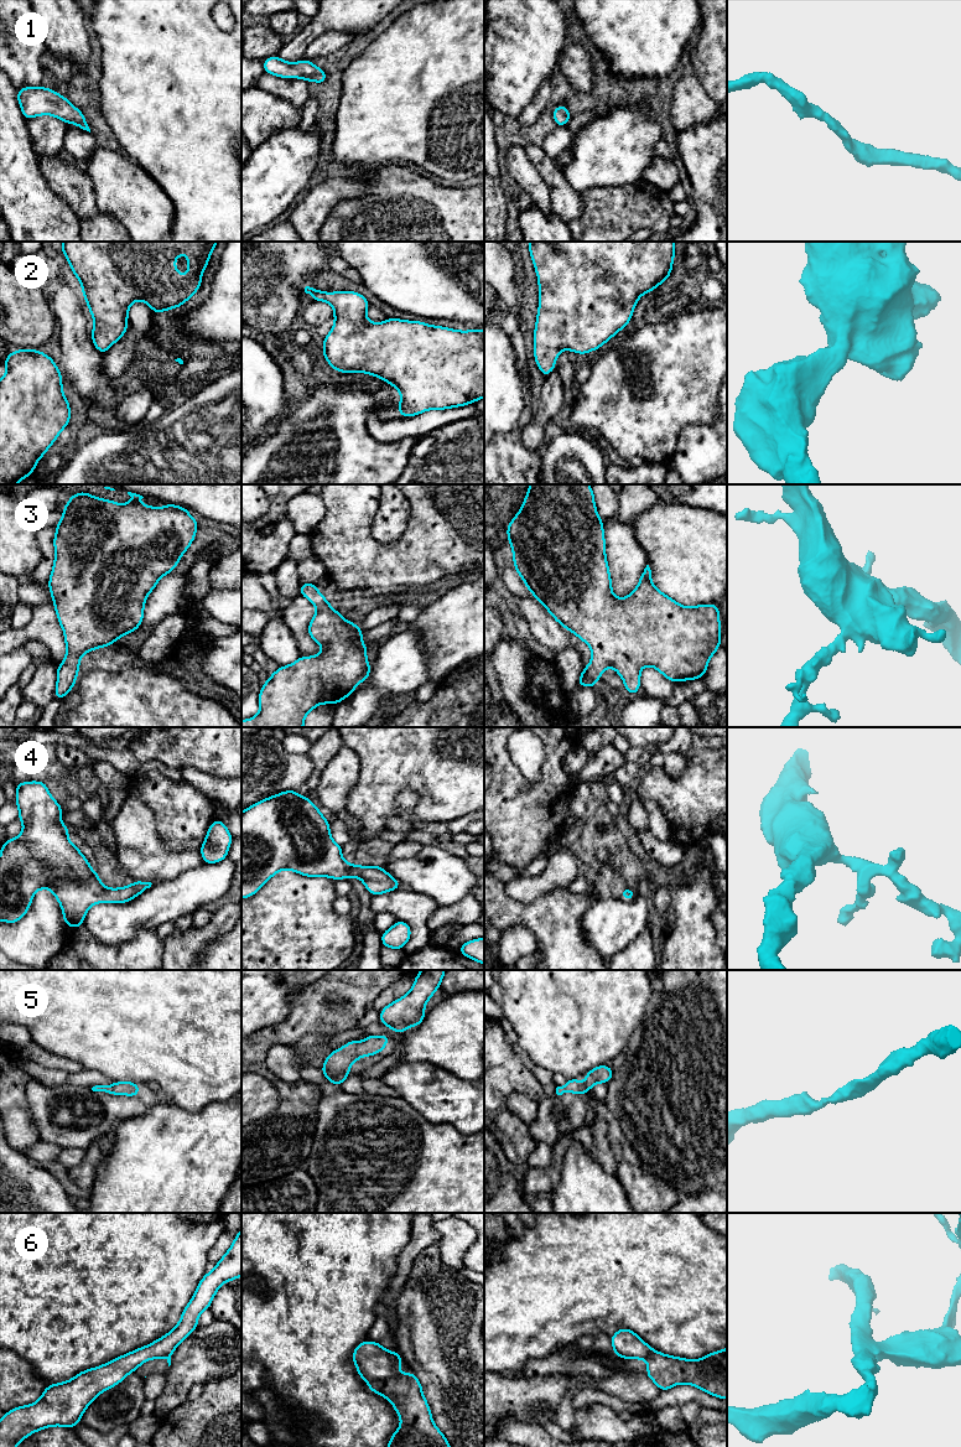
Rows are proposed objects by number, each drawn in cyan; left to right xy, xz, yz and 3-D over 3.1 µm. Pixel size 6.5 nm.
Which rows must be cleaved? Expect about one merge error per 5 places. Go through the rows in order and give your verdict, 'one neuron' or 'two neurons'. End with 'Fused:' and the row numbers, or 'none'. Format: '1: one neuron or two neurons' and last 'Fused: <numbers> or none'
1: one neuron
2: one neuron
3: one neuron
4: one neuron
5: one neuron
6: two neurons
Fused: 6

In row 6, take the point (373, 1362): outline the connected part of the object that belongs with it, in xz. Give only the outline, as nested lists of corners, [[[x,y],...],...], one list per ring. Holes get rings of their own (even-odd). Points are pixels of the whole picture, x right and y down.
[[[370,1340],[357,1345],[352,1359],[357,1366],[358,1375],[369,1383],[398,1374],[398,1368],[405,1364],[396,1350],[388,1352],[379,1343]]]

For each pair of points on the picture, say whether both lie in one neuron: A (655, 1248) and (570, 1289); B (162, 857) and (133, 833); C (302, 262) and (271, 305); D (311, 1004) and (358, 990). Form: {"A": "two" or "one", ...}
{"A": "one", "B": "one", "C": "one", "D": "one"}

